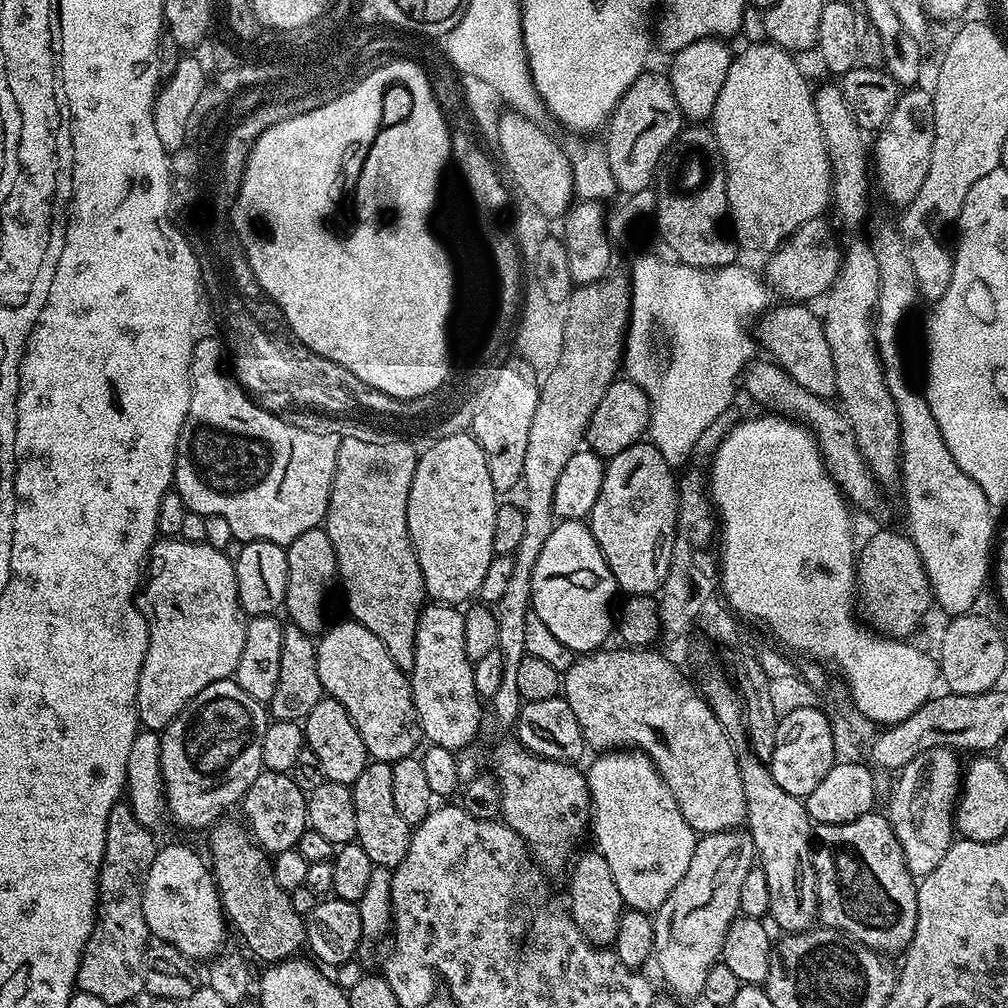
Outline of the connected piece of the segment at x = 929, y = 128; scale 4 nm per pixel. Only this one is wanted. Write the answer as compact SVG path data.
M912 86L901 91L887 124L875 133L874 168L880 171L880 184L892 204L906 206L918 194L922 182L926 182L926 170L930 170L930 150L934 146L934 102L931 91L924 86Z

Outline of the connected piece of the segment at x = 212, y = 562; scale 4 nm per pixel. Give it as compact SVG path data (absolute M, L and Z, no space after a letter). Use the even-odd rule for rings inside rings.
M157 539L147 557L146 572L152 577L147 577L138 604L148 622L148 645L138 678L136 715L145 729L163 730L206 686L227 680L235 673L238 658L242 658L242 642L246 642L246 613L238 598L235 563L227 560L223 550L211 548L207 542Z

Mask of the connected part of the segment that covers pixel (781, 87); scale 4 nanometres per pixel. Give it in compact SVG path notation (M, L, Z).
M765 42L762 44L748 44L739 53L733 55L732 65L726 74L726 82L722 82L722 91L718 94L718 102L714 102L714 110L710 117L710 127L716 135L716 146L718 156L721 156L722 167L726 176L726 198L728 199L727 219L732 220L732 232L736 235L736 240L744 248L756 252L759 248L775 250L787 241L793 232L797 232L802 226L802 222L819 220L829 211L832 199L832 171L828 161L828 151L824 141L824 131L822 126L818 126L818 114L814 110L812 101L813 85L808 85L806 77L800 73L800 68L795 64L793 53L787 52L785 48L780 48L774 43Z

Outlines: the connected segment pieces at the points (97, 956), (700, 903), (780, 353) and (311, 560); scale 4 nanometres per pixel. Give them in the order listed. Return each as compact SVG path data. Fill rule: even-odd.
M127 802L116 804L110 810L100 881L96 887L96 921L84 947L75 982L79 991L94 994L109 1006L124 1004L144 992L144 952L150 947L150 933L146 914L142 912L142 894L146 874L158 851L152 832L149 825L138 822Z
M747 830L731 832L710 832L701 835L696 841L694 858L690 858L690 866L686 874L682 874L682 882L670 890L670 898L662 902L662 906L654 913L654 964L660 967L660 976L673 997L681 1001L699 997L706 986L706 974L721 959L726 942L726 930L736 921L740 912L742 898L742 882L746 874L757 863L756 847L752 835Z
M788 302L783 306L785 308L780 316L764 314L759 317L759 343L769 352L767 355L788 372L794 382L798 382L798 386L810 390L810 394L818 394L823 400L831 401L837 395L834 354L830 354L830 342L826 342L821 317L817 313L815 316L808 309L811 307L804 302Z
M319 527L306 530L306 534L298 534L298 538L294 538L294 542L287 545L287 549L288 585L284 599L284 608L286 613L288 612L287 619L298 625L303 632L319 633L325 627L324 592L330 591L332 584L334 588L334 581L338 576L334 546L330 542L327 531Z

